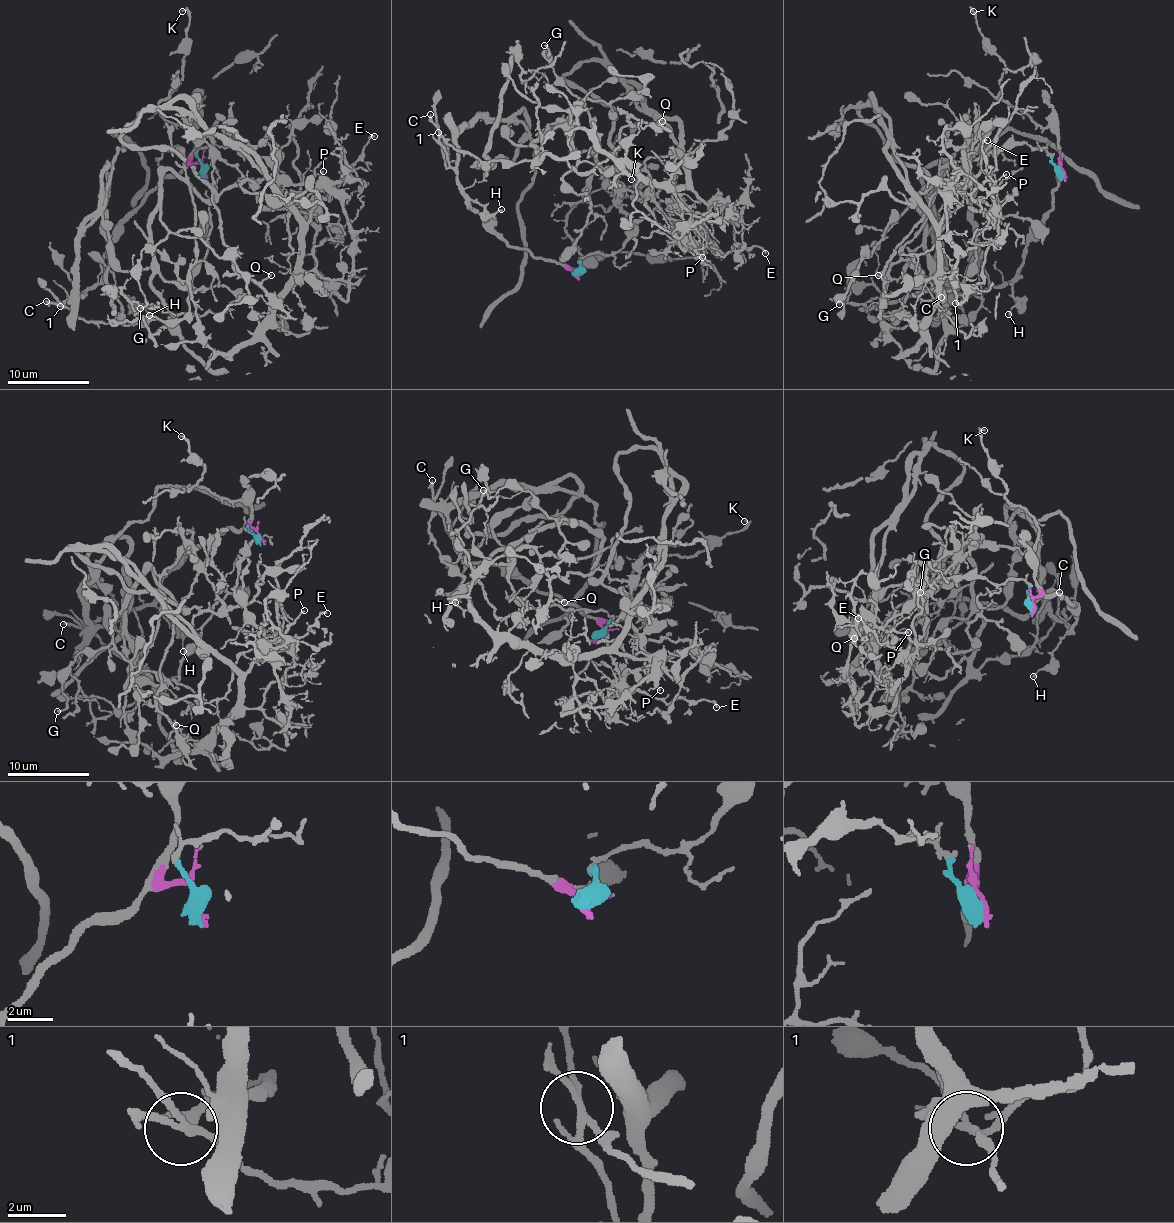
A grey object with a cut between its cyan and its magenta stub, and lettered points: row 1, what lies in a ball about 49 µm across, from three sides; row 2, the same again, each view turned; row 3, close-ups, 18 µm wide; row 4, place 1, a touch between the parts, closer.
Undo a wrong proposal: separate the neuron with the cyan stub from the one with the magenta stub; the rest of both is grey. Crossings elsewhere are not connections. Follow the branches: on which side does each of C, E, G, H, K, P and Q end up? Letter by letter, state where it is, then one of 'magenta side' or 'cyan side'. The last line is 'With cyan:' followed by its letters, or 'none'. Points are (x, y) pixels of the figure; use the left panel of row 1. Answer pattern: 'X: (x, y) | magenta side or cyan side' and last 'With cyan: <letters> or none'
C: (46, 301) | magenta side
E: (374, 136) | cyan side
G: (140, 308) | cyan side
H: (149, 315) | magenta side
K: (182, 11) | magenta side
P: (323, 171) | cyan side
Q: (271, 275) | cyan side
With cyan: E, G, P, Q

